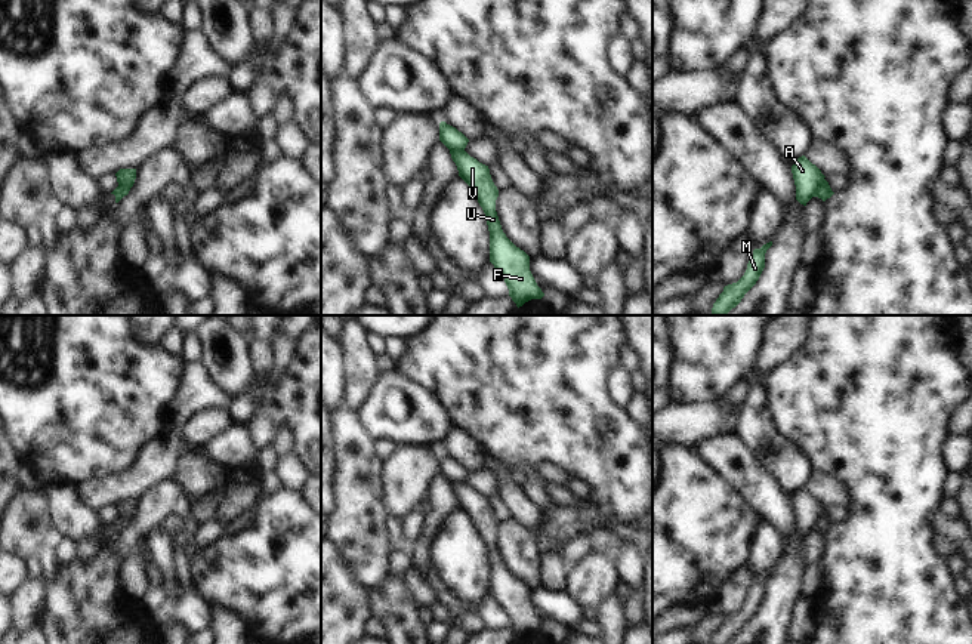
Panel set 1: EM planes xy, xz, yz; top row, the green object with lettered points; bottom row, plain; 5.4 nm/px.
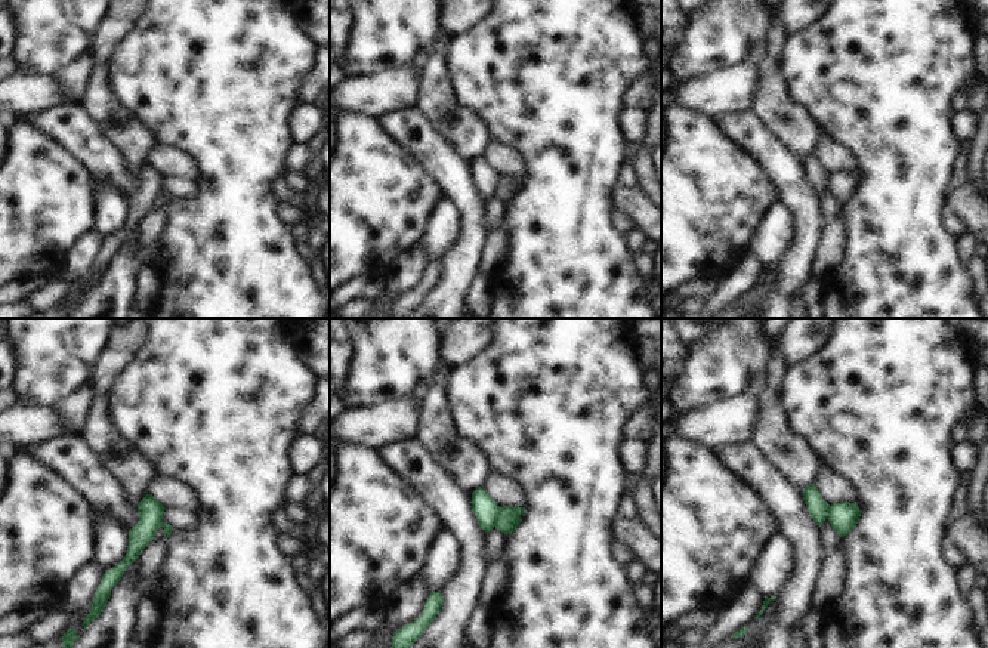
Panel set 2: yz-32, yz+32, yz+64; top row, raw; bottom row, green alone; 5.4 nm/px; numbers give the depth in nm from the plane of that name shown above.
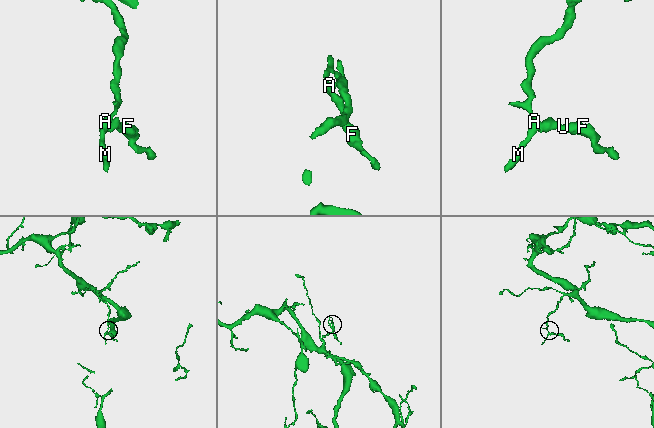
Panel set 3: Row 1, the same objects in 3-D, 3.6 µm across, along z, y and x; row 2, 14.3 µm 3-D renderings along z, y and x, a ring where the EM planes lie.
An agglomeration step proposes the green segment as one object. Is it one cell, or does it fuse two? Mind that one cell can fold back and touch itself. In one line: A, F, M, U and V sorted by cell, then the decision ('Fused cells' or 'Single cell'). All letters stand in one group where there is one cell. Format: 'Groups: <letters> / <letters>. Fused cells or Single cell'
Groups: A M / F U V. Fused cells

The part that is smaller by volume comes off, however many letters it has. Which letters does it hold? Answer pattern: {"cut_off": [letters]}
{"cut_off": ["F", "U", "V"]}

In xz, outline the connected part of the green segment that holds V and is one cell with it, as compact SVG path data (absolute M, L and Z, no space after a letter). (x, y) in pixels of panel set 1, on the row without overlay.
M450 483L450 486L457 497L459 508L469 517L487 548L490 594L504 610L509 628L518 640L531 631L541 631L544 625L530 603L530 588L516 579L502 561L496 543L499 521L491 511L488 497L479 494L466 483Z

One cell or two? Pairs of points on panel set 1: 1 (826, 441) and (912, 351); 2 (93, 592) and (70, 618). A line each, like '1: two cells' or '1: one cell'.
1: one cell
2: one cell

